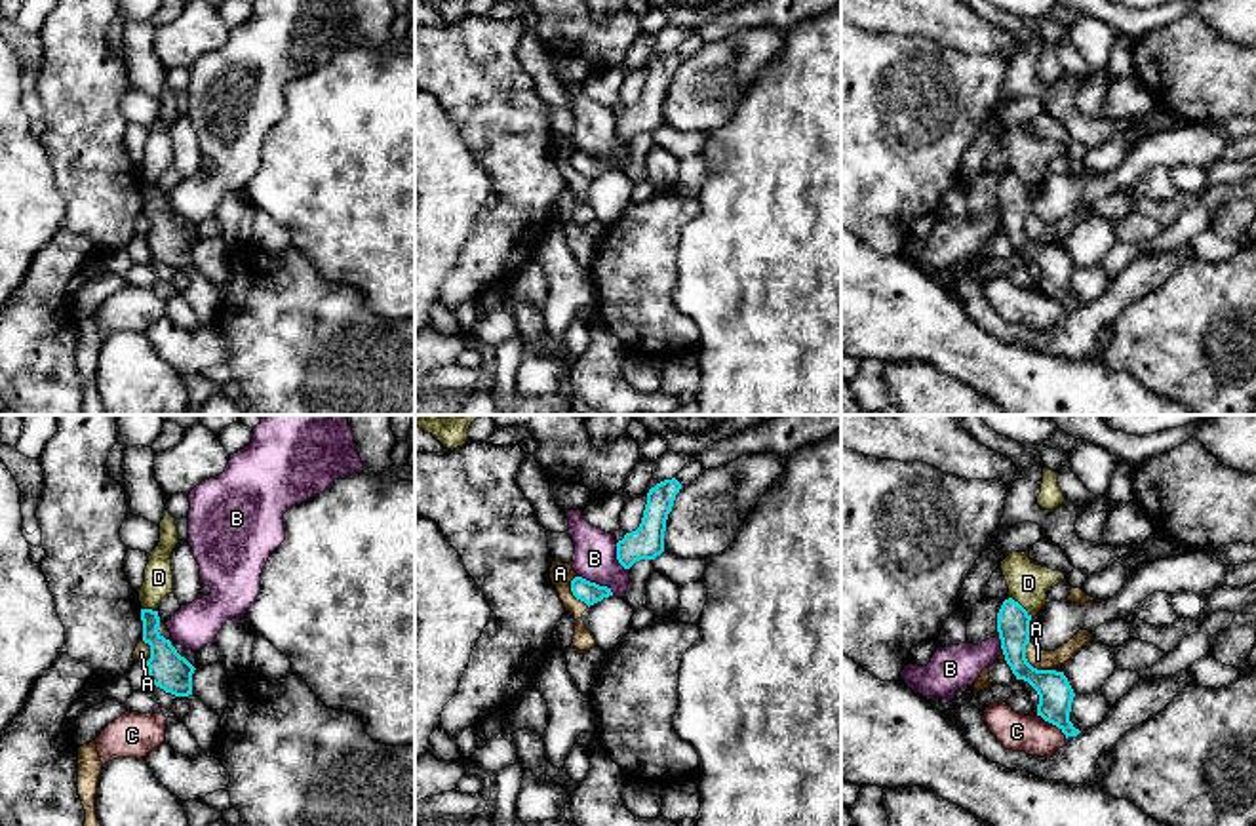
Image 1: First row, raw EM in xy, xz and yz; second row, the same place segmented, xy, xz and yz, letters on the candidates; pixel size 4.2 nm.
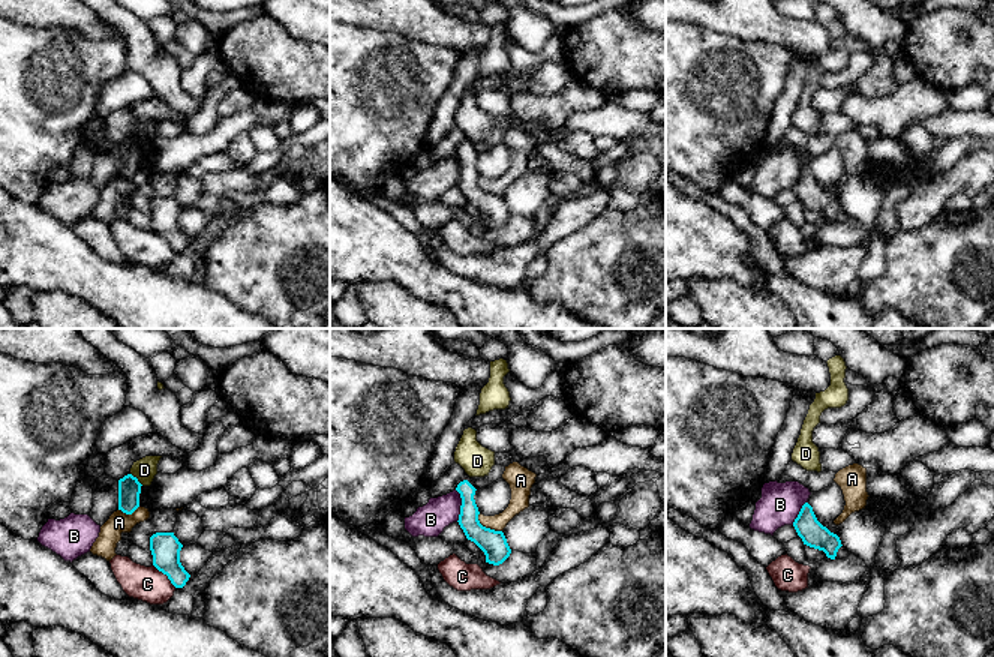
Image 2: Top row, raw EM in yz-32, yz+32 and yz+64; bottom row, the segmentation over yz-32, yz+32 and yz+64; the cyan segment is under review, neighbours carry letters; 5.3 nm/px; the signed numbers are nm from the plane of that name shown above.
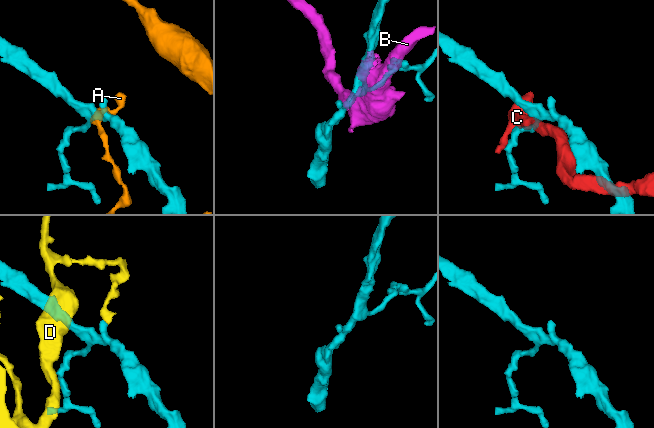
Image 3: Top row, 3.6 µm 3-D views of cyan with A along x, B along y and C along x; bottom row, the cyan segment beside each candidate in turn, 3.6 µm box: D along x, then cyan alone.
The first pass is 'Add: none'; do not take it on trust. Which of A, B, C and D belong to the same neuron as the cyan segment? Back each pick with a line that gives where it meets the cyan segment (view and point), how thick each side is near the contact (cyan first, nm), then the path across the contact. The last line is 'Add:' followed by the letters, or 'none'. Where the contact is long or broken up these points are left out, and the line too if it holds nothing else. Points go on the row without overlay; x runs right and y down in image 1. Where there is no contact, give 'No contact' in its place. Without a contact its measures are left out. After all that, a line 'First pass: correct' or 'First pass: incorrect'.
Add: none
First pass: correct

